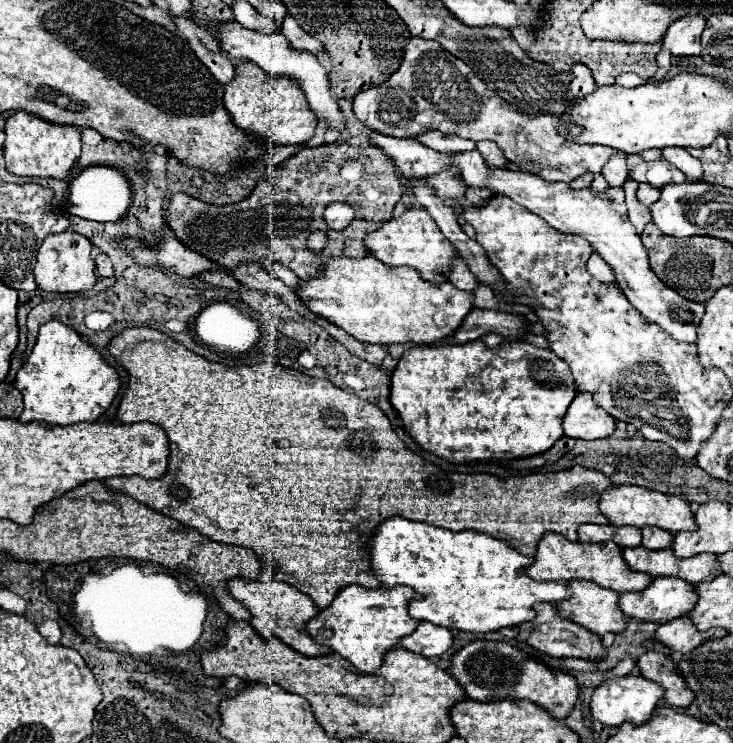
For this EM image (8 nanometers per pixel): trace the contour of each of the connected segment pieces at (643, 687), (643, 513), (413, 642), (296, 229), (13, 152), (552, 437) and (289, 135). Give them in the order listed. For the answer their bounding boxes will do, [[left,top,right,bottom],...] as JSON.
[[590,676,664,726],[600,486,696,534],[400,622,454,658],[166,134,404,278],[4,112,80,178],[390,340,576,462],[224,62,316,144]]

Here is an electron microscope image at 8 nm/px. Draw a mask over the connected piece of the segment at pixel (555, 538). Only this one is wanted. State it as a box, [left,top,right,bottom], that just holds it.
[526,534,652,592]

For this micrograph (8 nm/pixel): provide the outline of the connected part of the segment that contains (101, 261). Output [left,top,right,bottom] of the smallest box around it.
[96,254,114,278]

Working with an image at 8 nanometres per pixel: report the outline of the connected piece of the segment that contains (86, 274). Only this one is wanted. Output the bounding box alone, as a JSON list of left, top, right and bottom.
[34,232,96,292]

